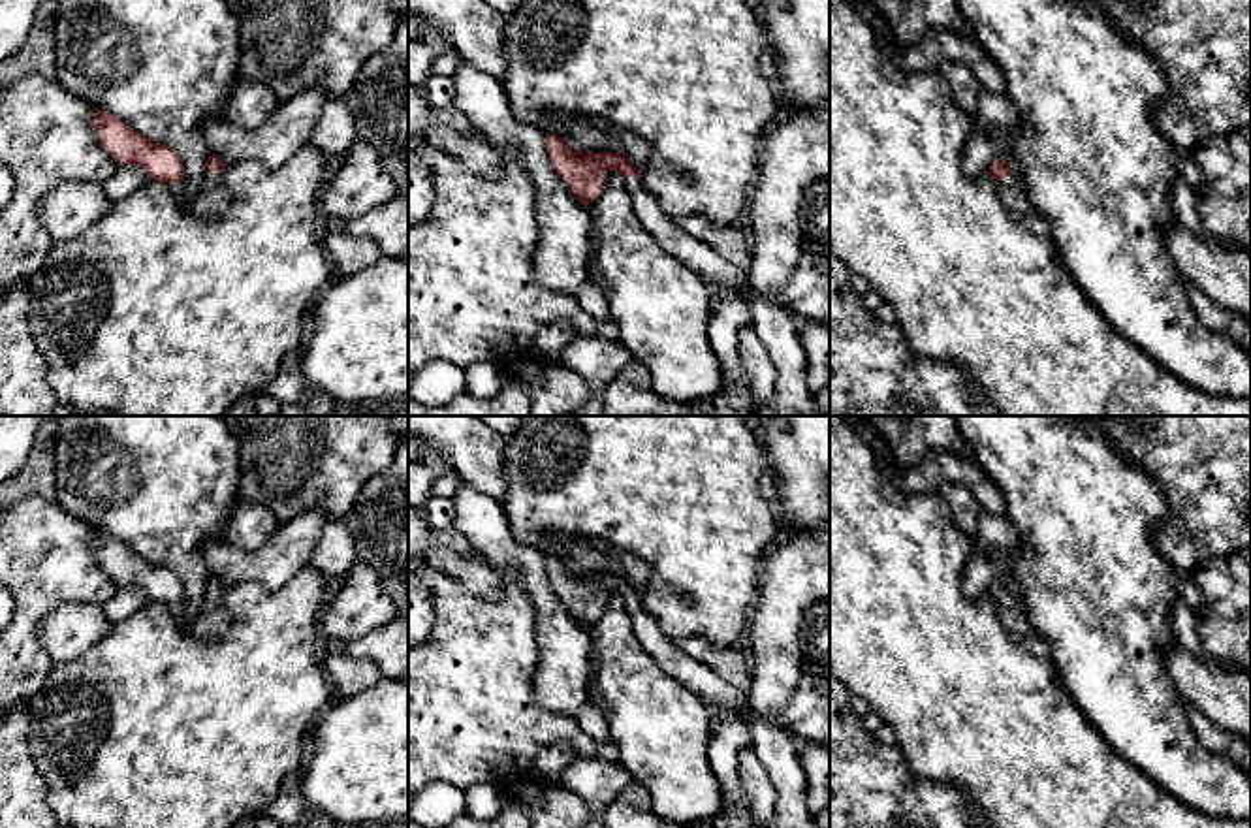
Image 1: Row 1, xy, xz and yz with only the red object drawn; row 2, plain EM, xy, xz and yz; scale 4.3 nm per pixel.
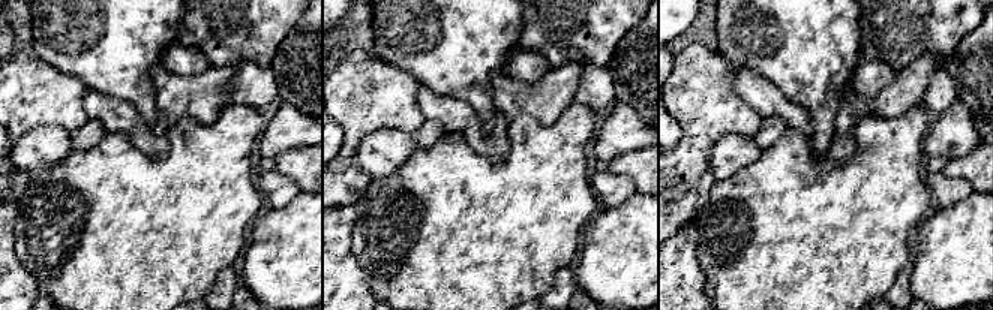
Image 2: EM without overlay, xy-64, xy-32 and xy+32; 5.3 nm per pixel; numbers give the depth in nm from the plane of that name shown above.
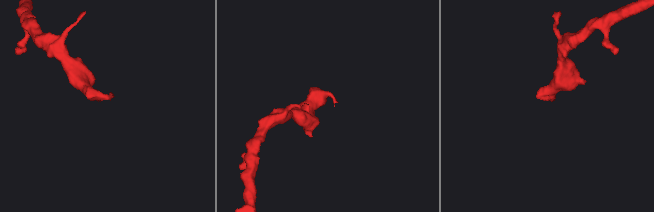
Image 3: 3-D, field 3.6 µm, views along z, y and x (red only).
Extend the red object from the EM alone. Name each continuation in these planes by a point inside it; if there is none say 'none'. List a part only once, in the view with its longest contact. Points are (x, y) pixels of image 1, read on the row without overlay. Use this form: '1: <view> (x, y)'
1: xy (213, 618)

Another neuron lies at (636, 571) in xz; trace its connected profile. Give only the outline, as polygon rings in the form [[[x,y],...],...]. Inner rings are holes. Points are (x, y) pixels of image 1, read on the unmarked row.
[[[600,540],[594,542],[594,548],[602,549],[606,555],[621,565],[623,574],[638,593],[645,587],[649,566],[641,559],[617,551]]]

